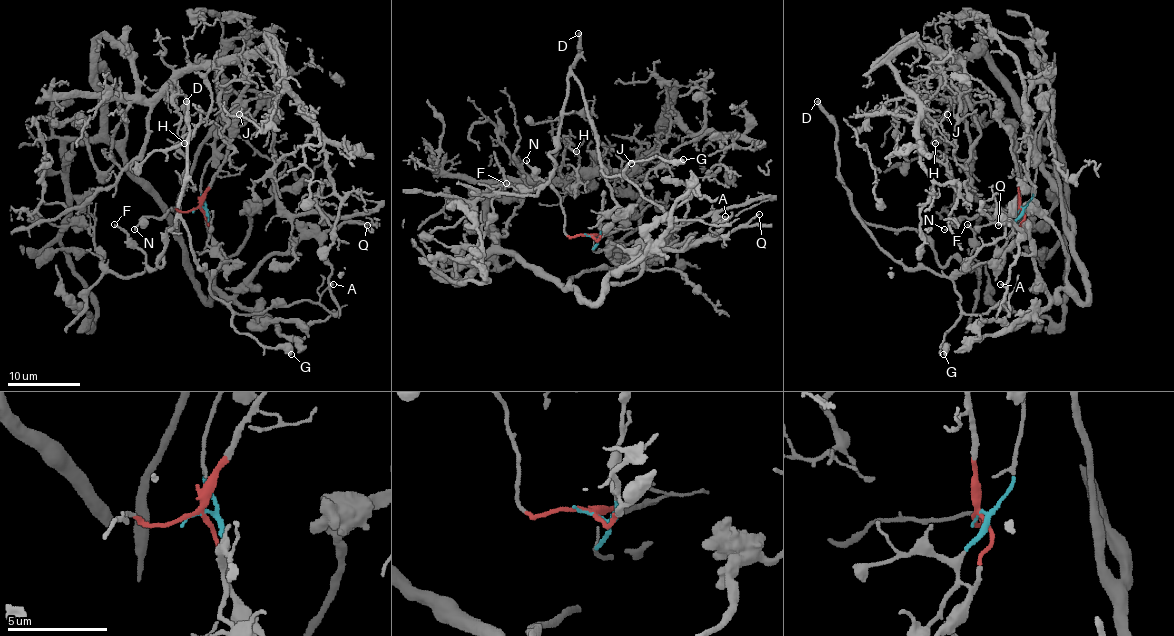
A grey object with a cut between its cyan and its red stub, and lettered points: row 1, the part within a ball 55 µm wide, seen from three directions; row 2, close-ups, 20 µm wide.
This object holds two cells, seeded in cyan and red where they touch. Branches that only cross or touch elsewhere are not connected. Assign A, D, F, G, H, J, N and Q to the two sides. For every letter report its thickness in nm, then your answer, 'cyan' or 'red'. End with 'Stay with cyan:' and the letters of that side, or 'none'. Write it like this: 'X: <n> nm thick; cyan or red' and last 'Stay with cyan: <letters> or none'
A: 120 nm thick; cyan
D: 320 nm thick; cyan
F: 150 nm thick; cyan
G: 460 nm thick; cyan
H: 190 nm thick; red
J: 60 nm thick; red
N: 110 nm thick; red
Q: 160 nm thick; red
Stay with cyan: A, D, F, G

